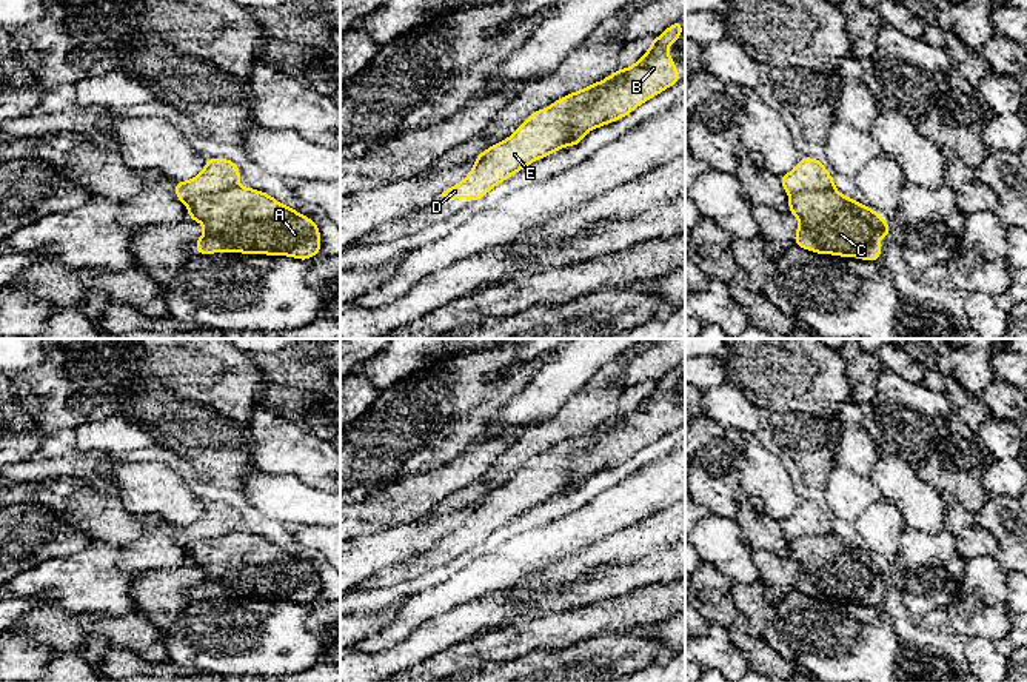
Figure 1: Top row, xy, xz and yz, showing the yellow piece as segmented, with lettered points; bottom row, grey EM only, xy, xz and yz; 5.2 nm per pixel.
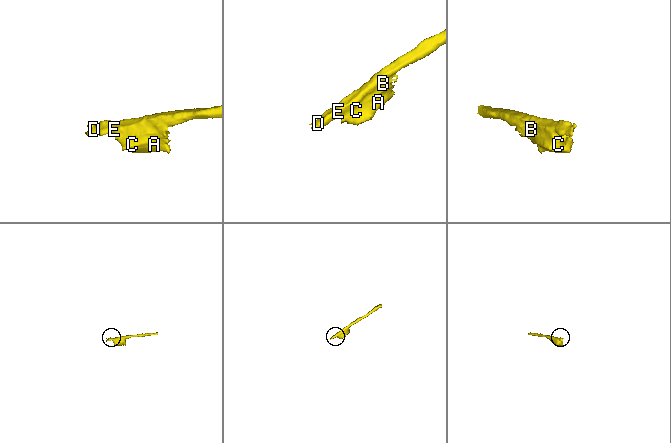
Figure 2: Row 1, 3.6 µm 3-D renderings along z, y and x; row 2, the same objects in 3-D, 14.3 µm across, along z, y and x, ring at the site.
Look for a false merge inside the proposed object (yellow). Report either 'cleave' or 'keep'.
cleave

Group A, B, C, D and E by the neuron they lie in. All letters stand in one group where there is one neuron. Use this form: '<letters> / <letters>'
A B C / D E

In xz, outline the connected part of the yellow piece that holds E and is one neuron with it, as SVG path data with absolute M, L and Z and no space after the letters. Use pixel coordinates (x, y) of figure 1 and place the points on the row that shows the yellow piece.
M600 80L533 112L507 140L477 154L470 174L439 197L476 202L534 160L564 148L570 137L571 112L590 103L604 85L605 80Z

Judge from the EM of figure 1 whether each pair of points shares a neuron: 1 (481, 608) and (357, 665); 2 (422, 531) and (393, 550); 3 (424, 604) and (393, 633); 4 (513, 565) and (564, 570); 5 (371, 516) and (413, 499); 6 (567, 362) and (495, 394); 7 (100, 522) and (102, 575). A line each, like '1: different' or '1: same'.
1: same
2: same
3: same
4: different
5: same
6: different
7: different

